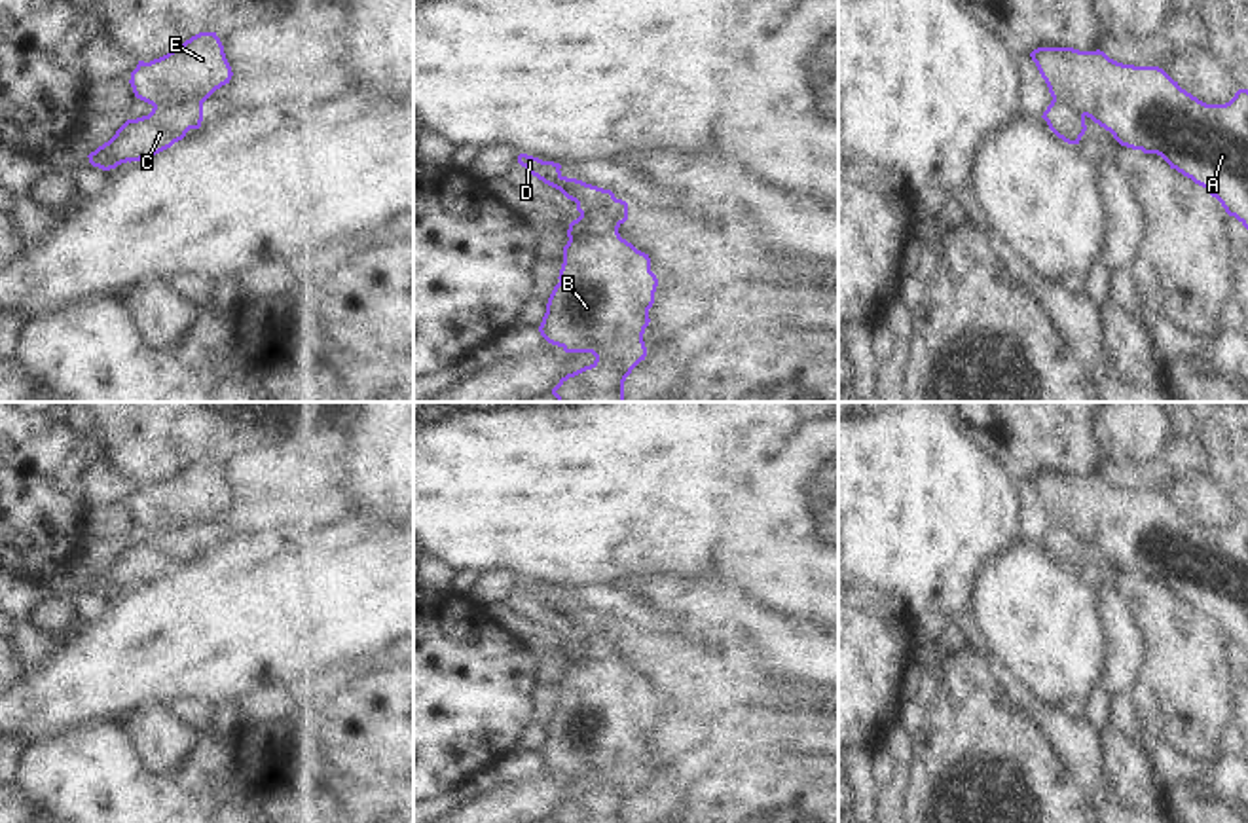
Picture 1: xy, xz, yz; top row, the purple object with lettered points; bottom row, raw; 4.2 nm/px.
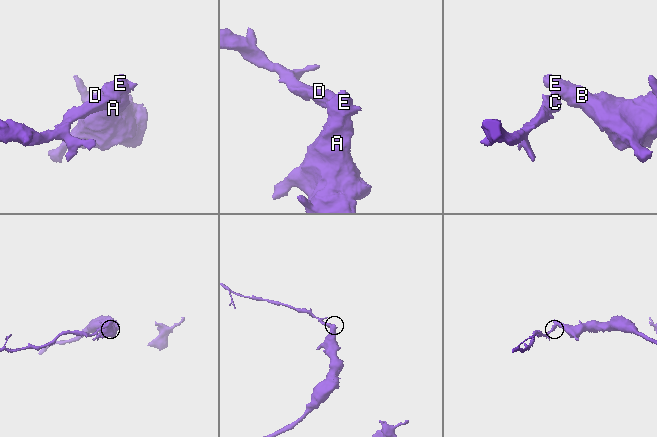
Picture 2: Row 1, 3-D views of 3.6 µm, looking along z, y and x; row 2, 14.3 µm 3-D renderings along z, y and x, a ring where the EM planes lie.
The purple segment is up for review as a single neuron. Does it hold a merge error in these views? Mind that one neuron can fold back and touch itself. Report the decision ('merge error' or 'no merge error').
merge error

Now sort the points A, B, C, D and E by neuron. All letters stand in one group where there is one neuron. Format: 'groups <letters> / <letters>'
groups A B E / C D

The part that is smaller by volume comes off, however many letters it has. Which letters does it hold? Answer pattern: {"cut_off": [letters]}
{"cut_off": ["C", "D"]}

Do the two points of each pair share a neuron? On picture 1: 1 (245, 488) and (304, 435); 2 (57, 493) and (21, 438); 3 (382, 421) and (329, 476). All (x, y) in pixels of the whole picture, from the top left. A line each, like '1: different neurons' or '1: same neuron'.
1: same neuron
2: same neuron
3: different neurons

